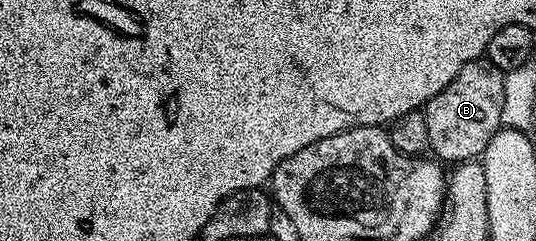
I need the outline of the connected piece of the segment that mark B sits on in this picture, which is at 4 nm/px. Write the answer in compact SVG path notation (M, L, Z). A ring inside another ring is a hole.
M480 58L461 66L457 78L453 78L453 82L449 82L449 86L445 86L445 90L437 93L422 109L429 134L430 151L440 161L451 160L452 165L471 162L482 157L485 146L489 146L489 138L493 138L493 134L501 127L501 106L504 103L505 74L500 68L493 66L493 62L489 62L486 58Z

